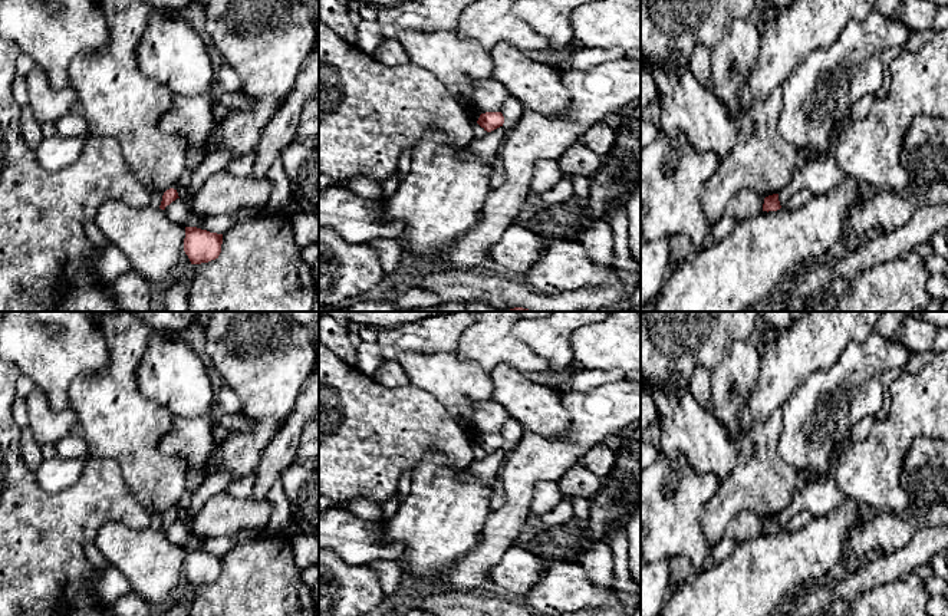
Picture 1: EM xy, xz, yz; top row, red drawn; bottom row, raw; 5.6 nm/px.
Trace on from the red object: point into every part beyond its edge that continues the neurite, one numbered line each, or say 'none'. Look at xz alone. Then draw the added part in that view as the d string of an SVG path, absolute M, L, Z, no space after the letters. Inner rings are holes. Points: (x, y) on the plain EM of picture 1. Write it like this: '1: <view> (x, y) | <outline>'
none

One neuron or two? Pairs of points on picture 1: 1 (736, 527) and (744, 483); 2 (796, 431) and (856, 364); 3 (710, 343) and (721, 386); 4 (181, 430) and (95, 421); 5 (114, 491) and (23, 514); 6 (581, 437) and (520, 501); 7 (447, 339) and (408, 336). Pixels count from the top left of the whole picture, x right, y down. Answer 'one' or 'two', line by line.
1: two
2: one
3: two
4: two
5: one
6: one
7: one

